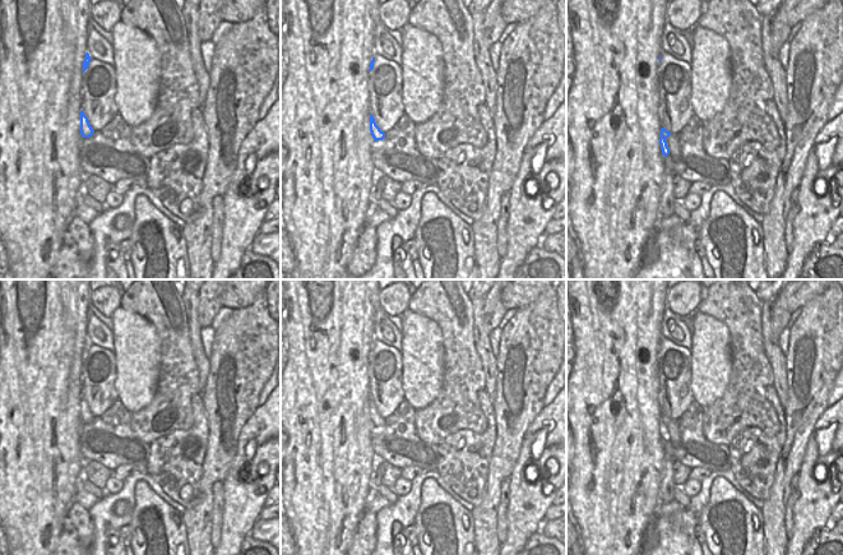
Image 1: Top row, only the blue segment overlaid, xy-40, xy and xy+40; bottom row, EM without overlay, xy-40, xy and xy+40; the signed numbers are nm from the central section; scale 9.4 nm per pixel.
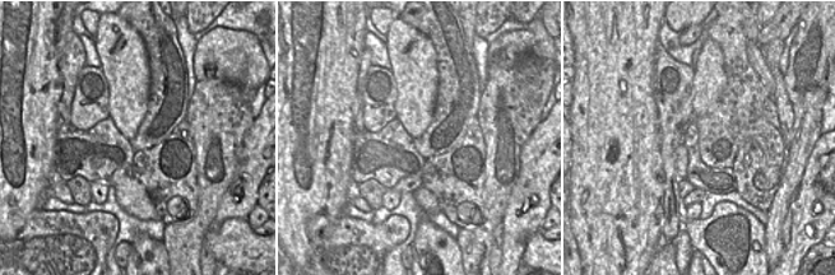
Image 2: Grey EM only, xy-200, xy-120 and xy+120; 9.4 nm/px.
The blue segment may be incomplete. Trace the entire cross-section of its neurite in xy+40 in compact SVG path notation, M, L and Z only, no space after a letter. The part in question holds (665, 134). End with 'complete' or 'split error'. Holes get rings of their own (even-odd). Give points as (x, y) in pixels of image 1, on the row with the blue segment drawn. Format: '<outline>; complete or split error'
M664 128L661 129L659 144L664 157L678 158L681 154L680 139Z; split error

